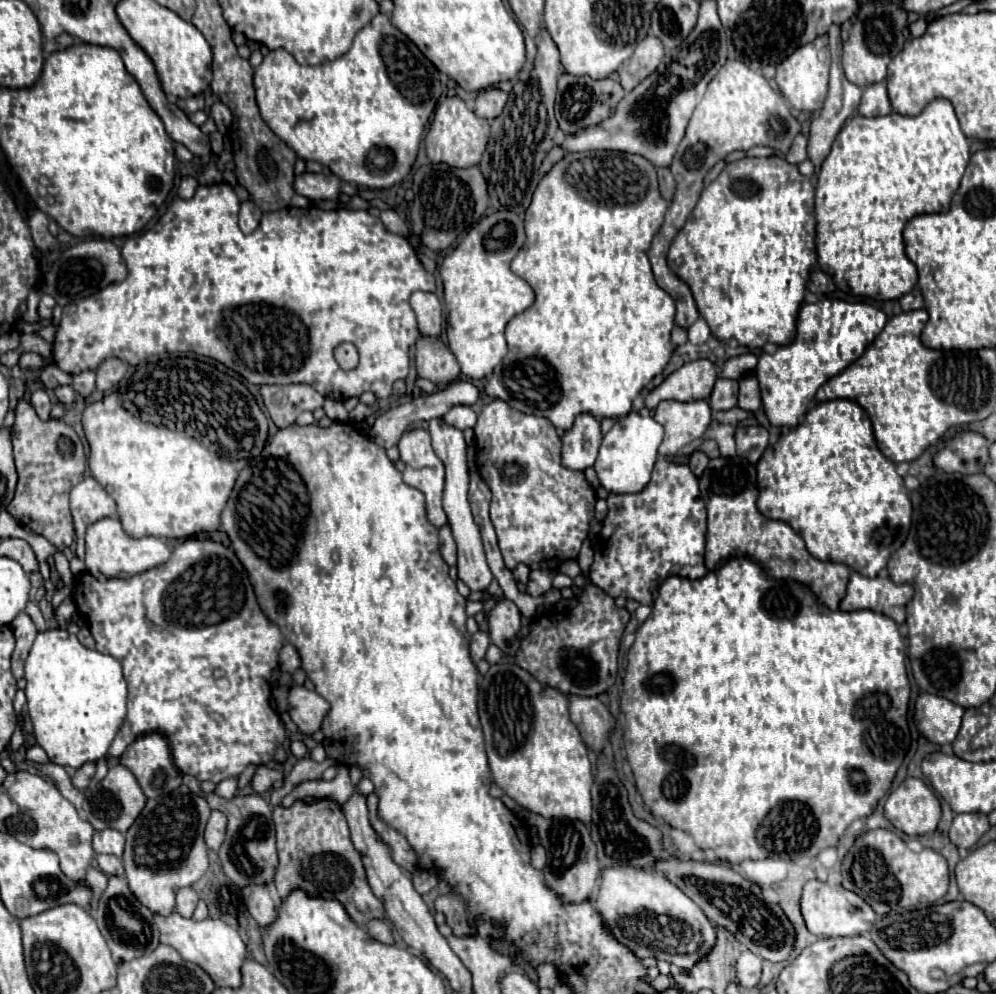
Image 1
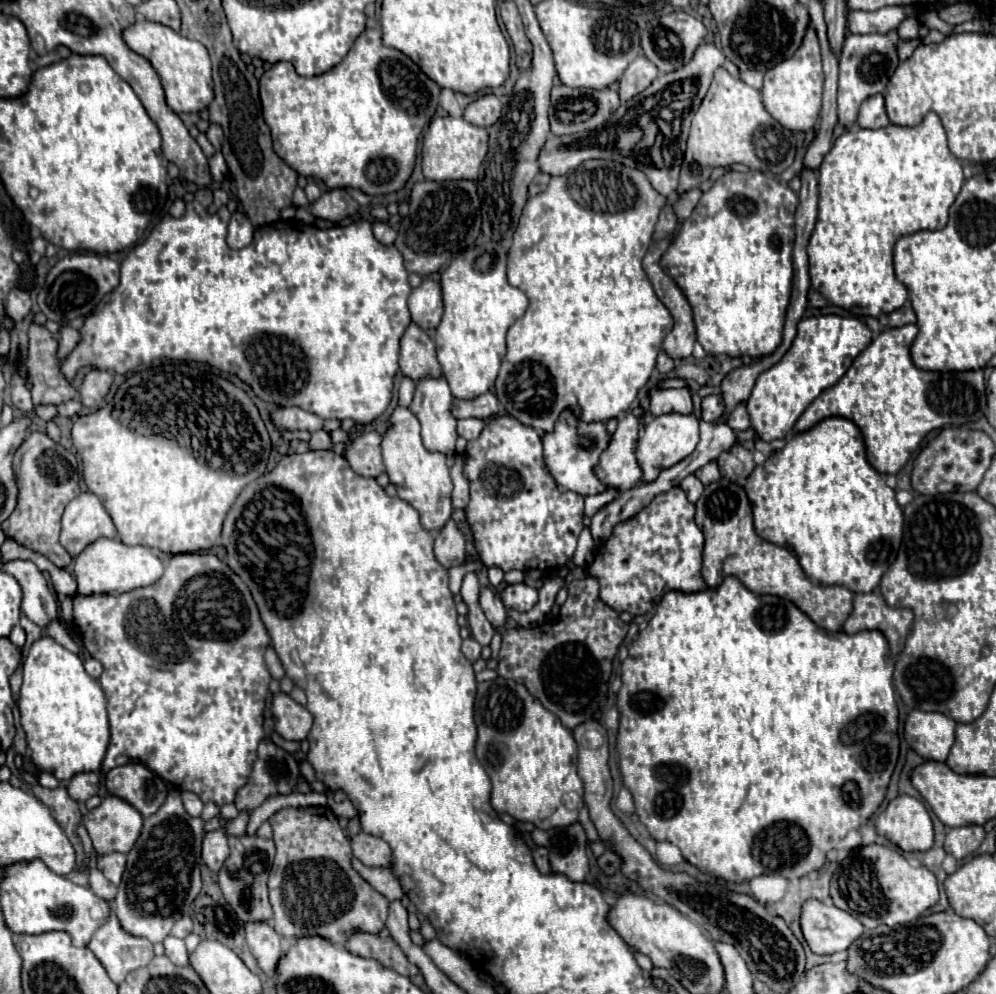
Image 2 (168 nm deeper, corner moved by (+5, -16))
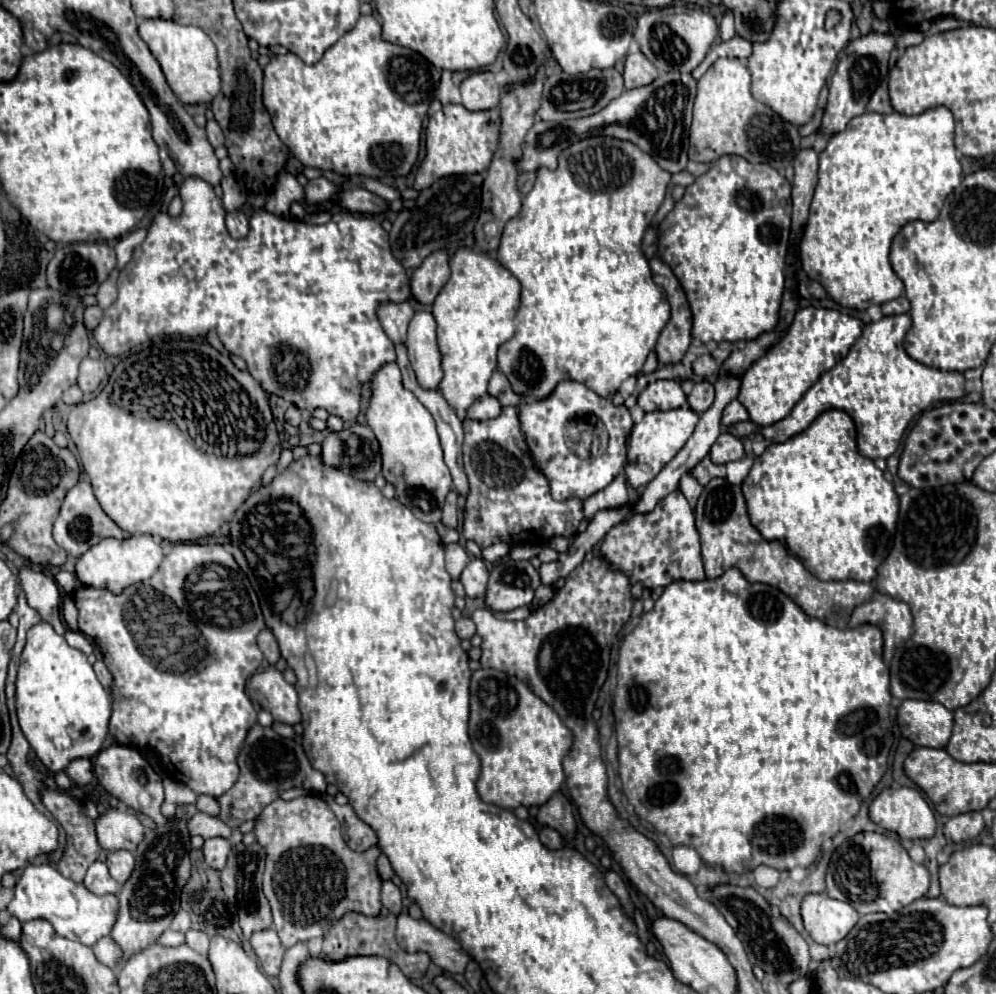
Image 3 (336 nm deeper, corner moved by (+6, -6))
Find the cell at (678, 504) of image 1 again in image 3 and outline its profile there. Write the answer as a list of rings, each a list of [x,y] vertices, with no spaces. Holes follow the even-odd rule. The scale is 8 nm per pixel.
[[[681,492],[669,494],[655,508],[655,512],[647,516],[633,514],[623,524],[613,526],[603,540],[601,554],[611,562],[615,570],[623,570],[631,578],[631,584],[641,582],[651,590],[657,586],[669,586],[675,580],[705,578],[695,516]]]

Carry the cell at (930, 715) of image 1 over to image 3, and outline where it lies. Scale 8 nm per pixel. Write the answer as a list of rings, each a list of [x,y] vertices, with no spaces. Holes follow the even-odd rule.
[[[903,700],[897,710],[897,726],[915,746],[945,748],[953,730],[953,712],[939,702]]]

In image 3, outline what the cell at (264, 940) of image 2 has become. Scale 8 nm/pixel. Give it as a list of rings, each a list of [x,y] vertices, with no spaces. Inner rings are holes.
[[[269,928],[269,930],[263,930],[259,934],[253,934],[249,942],[251,942],[257,958],[261,960],[261,968],[265,970],[265,974],[277,976],[285,948],[279,942],[279,936],[275,934],[275,930]]]

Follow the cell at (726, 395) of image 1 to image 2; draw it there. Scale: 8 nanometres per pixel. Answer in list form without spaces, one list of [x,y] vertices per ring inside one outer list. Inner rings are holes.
[[[712,394],[702,400],[702,420],[704,422],[718,422],[722,414],[724,414],[724,398],[720,394]]]

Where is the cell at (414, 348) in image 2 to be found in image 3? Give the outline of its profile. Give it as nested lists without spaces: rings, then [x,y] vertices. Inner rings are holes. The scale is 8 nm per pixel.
[[[385,302],[379,304],[377,316],[385,330],[385,334],[391,338],[391,342],[405,342],[407,336],[407,322],[411,320],[411,314],[415,314],[413,306],[409,302]]]

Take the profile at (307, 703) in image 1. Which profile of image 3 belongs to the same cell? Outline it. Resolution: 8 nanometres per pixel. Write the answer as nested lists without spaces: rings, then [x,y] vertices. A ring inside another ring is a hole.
[[[267,666],[263,672],[251,676],[247,684],[247,694],[251,700],[259,702],[273,720],[283,724],[301,722],[301,712],[297,708],[297,692],[285,682],[283,674],[275,666]]]

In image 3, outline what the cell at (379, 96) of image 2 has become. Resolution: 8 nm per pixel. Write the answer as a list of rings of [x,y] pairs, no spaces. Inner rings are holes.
[[[361,16],[359,22],[355,24],[353,30],[349,30],[345,36],[341,36],[333,46],[329,46],[323,54],[323,58],[317,64],[305,64],[297,54],[279,54],[273,56],[271,62],[265,66],[265,84],[263,84],[263,104],[267,108],[267,112],[271,114],[275,132],[279,134],[279,138],[287,144],[287,148],[291,150],[291,154],[303,164],[303,166],[313,166],[319,170],[331,170],[343,176],[355,176],[355,174],[363,174],[369,178],[383,178],[383,176],[407,176],[413,168],[413,164],[417,162],[419,156],[419,144],[421,144],[421,128],[423,128],[423,118],[427,116],[427,108],[433,100],[435,88],[439,84],[441,72],[429,64],[421,54],[403,48],[403,46],[395,46],[391,42],[385,42],[381,38],[381,24],[373,18],[373,16]]]

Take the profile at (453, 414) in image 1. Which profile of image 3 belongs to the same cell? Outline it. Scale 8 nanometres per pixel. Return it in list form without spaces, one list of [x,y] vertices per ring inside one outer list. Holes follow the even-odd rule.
[[[485,394],[483,398],[479,398],[479,402],[475,402],[471,406],[471,410],[467,410],[467,418],[475,418],[475,420],[489,420],[489,418],[497,418],[501,414],[501,402],[495,396]]]

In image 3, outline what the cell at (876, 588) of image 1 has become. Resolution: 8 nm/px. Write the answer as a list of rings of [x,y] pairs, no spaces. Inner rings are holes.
[[[875,592],[873,598],[861,606],[857,606],[851,614],[849,626],[857,628],[861,624],[873,624],[883,632],[883,660],[891,662],[895,648],[911,638],[913,634],[913,616],[905,602],[895,600],[891,596]]]

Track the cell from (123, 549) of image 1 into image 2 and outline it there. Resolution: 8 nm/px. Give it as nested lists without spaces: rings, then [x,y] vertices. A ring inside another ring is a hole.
[[[98,538],[90,542],[74,560],[74,576],[80,594],[110,594],[130,592],[134,588],[154,584],[164,572],[164,566],[148,546],[126,546],[120,538]]]

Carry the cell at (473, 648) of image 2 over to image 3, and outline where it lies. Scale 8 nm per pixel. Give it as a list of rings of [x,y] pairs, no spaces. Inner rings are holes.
[[[461,616],[461,618],[455,622],[455,632],[457,632],[459,638],[467,638],[467,640],[469,640],[469,638],[475,634],[475,624],[473,624],[473,620],[467,618],[467,616]]]

